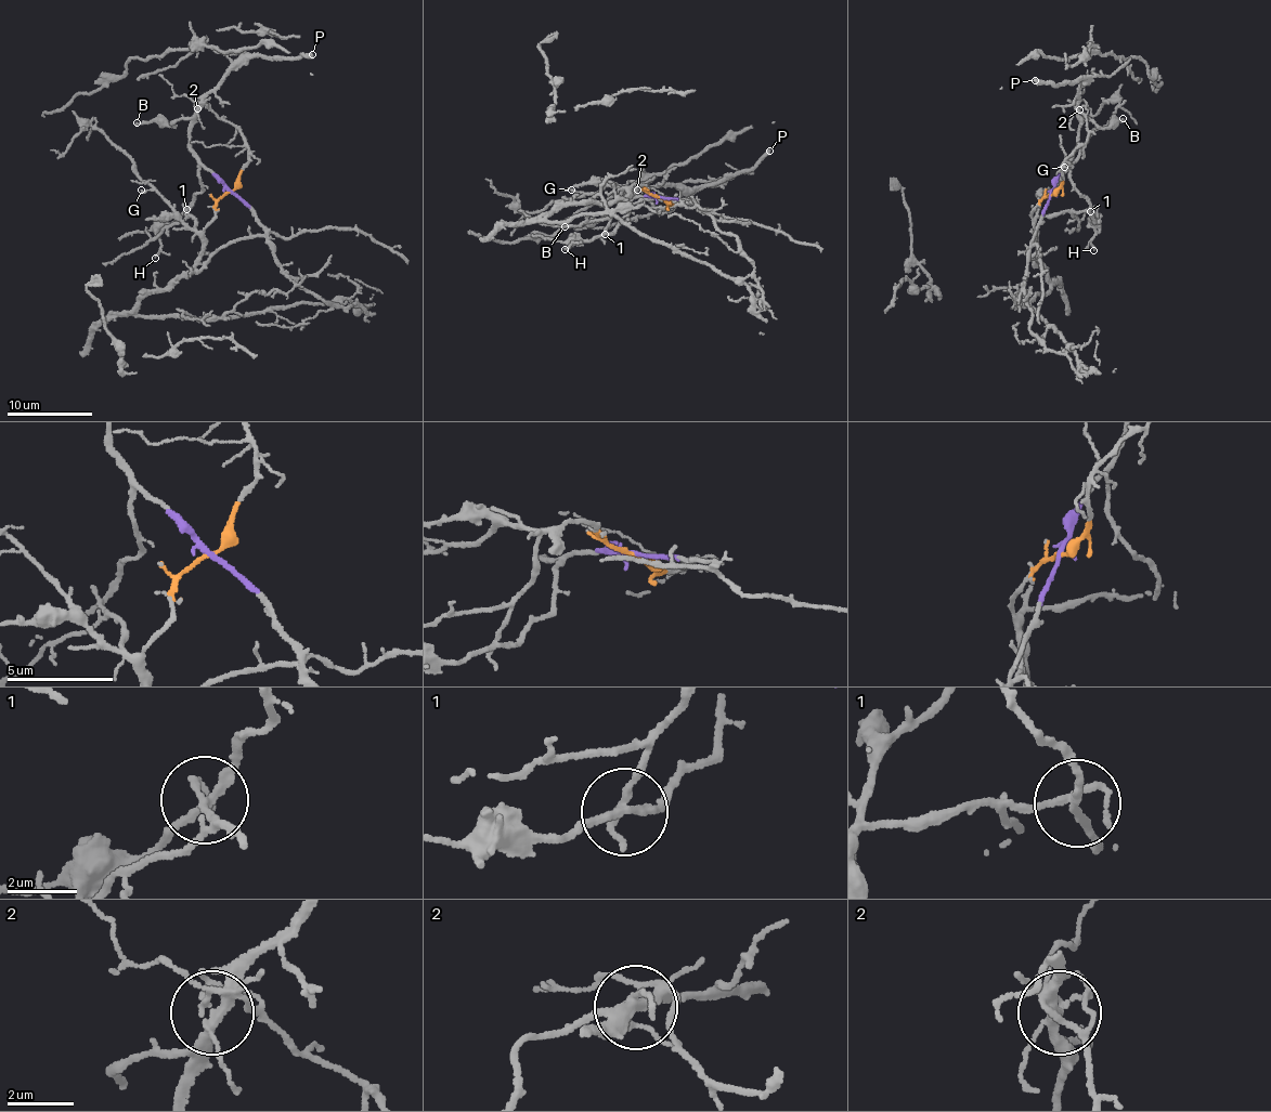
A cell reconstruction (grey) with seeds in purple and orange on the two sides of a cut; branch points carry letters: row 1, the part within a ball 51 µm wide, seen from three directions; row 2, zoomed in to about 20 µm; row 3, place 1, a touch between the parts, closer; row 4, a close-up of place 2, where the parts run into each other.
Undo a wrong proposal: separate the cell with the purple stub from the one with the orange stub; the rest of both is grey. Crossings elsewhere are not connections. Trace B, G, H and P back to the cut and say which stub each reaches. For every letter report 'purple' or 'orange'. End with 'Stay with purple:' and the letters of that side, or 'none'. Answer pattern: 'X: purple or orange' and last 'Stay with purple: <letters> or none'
B: purple
G: orange
H: purple
P: purple
Stay with purple: B, H, P

